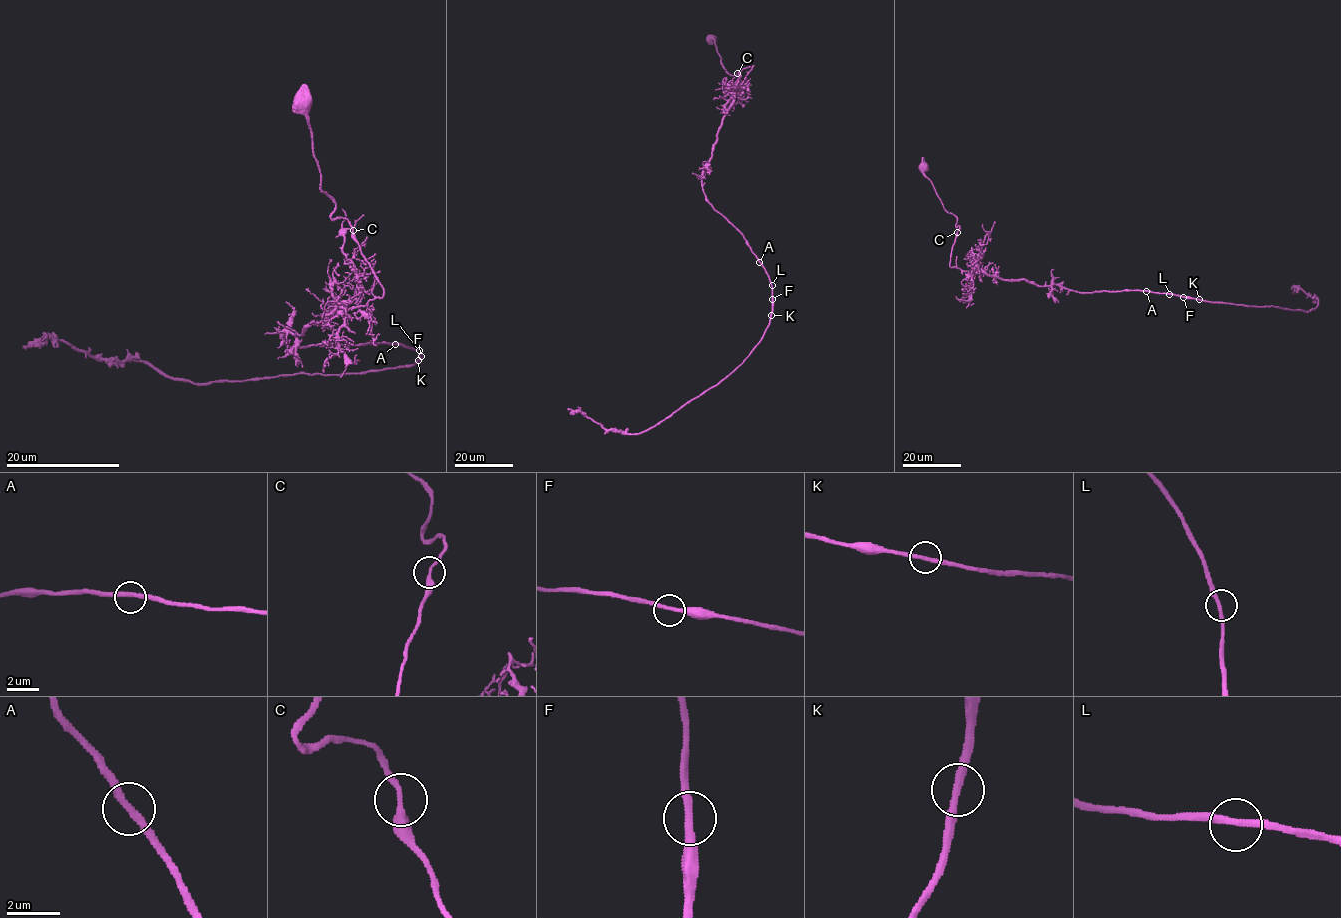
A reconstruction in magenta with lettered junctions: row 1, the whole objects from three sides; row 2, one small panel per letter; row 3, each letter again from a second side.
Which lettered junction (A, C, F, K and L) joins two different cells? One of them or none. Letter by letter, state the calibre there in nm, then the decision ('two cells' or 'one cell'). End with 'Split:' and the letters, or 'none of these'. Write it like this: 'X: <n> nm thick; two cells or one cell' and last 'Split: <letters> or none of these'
A: 280 nm thick; one cell
C: 280 nm thick; one cell
F: 280 nm thick; one cell
K: 280 nm thick; one cell
L: 280 nm thick; one cell
Split: none of these

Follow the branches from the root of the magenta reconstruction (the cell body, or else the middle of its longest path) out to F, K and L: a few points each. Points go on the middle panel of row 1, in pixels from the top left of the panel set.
F: (712, 39), (730, 74), (753, 65), (723, 120), (701, 185), (706, 200), (739, 232), (763, 267), (772, 299)
K: (712, 39), (730, 74), (753, 65), (723, 120), (701, 185), (765, 270), (771, 315)
L: (712, 39), (723, 68), (730, 74), (753, 65), (723, 120), (701, 185), (706, 200), (742, 235), (772, 285)

